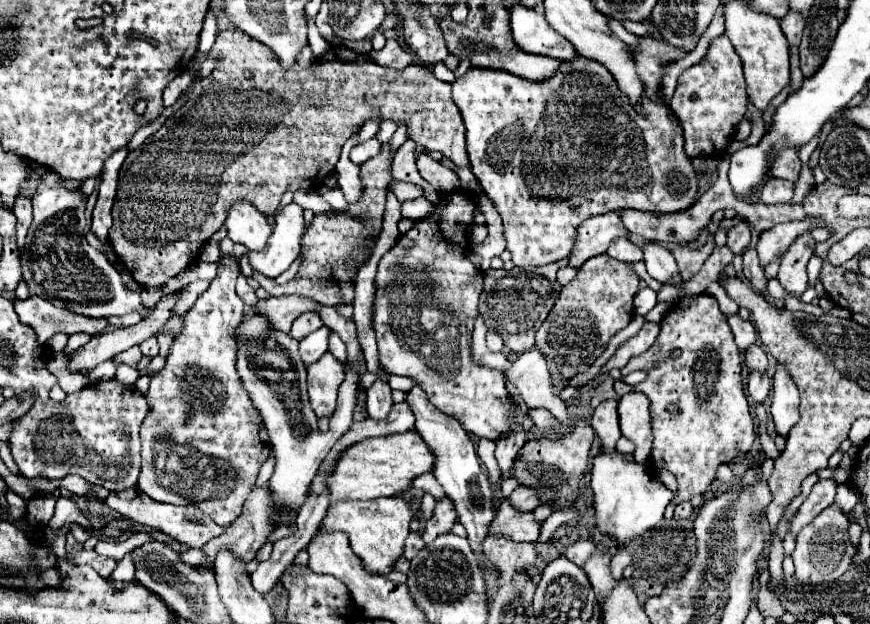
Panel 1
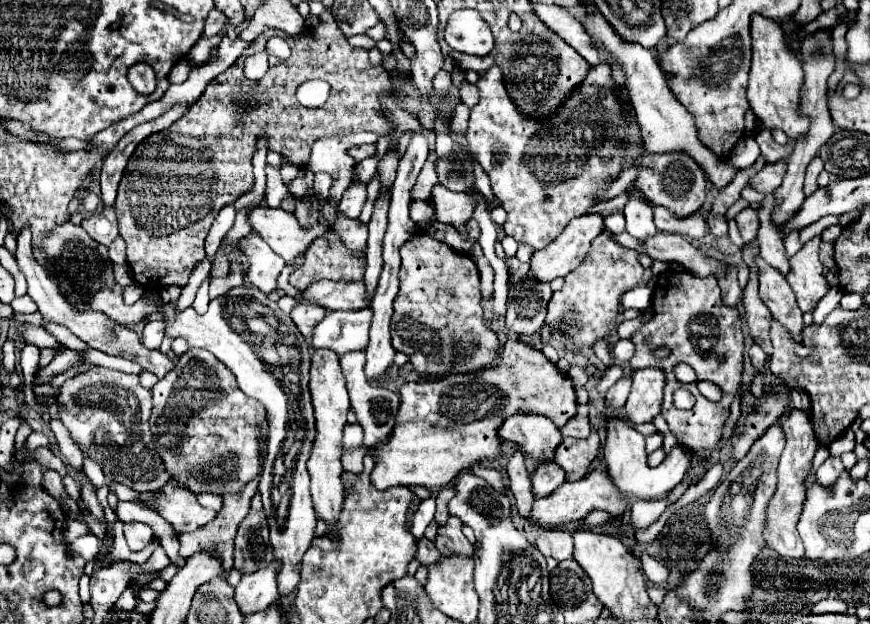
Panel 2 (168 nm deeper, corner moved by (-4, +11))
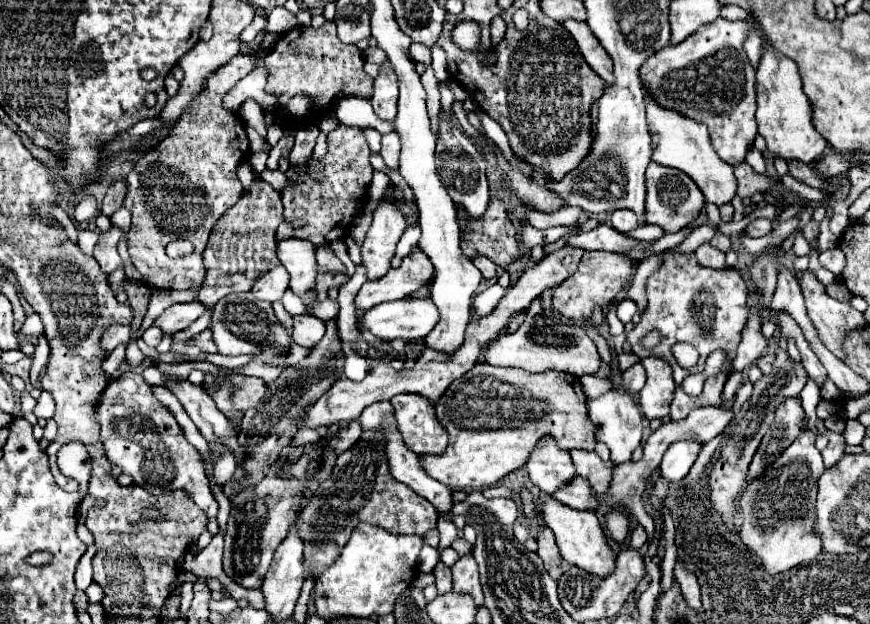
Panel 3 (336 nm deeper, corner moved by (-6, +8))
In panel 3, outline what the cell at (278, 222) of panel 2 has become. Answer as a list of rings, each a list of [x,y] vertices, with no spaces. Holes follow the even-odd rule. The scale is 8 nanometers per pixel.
[[[288,238],[276,242],[276,254],[290,272],[290,290],[294,290],[304,304],[312,304],[316,300],[314,280],[318,274],[316,246],[300,238]]]

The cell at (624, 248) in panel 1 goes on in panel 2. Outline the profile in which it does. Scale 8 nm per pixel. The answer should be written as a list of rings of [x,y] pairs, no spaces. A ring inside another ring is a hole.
[[[622,211],[610,213],[610,215],[604,219],[604,225],[606,225],[606,229],[608,229],[608,231],[612,231],[612,233],[620,233],[620,231],[624,231],[626,221],[624,221]]]

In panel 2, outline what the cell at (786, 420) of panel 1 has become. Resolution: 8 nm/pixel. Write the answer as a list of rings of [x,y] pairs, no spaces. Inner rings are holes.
[[[792,411],[790,417],[782,419],[784,423],[784,433],[786,433],[786,447],[780,457],[778,465],[778,483],[776,483],[776,493],[772,495],[768,503],[768,513],[766,513],[766,529],[764,529],[764,539],[770,549],[774,549],[780,557],[784,559],[802,559],[804,557],[804,545],[802,539],[796,531],[796,523],[802,511],[804,495],[806,495],[806,477],[812,471],[812,459],[816,453],[816,435],[812,431],[810,419],[800,413]]]

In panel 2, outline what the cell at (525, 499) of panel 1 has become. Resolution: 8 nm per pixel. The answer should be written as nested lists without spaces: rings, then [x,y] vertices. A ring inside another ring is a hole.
[[[542,463],[532,475],[532,491],[536,497],[548,497],[564,481],[566,481],[566,473],[556,463]]]

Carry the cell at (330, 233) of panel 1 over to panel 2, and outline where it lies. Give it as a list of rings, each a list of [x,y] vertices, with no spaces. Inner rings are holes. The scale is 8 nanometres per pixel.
[[[328,231],[324,239],[316,239],[306,251],[304,265],[290,275],[290,285],[306,291],[308,285],[322,279],[332,281],[362,281],[366,261],[354,257],[338,239],[336,231]]]

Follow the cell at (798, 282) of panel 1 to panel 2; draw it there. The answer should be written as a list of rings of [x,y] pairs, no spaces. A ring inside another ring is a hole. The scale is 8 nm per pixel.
[[[814,237],[804,243],[804,247],[790,259],[792,271],[788,273],[786,281],[796,293],[796,301],[802,313],[812,313],[830,289],[824,277],[824,267],[818,259],[818,245],[820,237]]]

